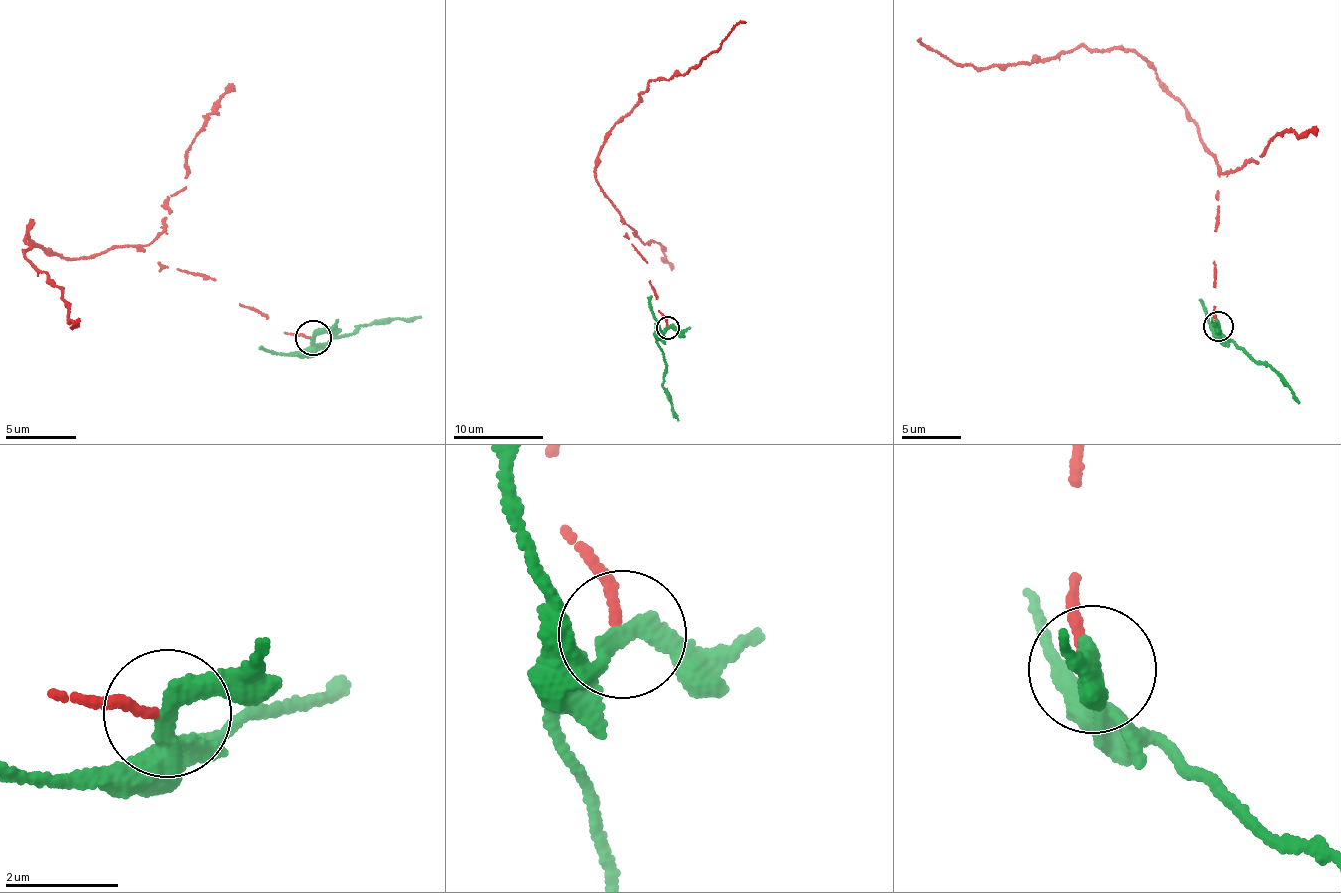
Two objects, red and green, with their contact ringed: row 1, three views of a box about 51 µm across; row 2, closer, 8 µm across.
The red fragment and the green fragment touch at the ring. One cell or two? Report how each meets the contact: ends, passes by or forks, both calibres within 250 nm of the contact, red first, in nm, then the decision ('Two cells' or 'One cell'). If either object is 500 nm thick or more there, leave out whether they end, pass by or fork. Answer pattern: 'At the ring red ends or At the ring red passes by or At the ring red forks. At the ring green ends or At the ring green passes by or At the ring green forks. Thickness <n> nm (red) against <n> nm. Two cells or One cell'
At the ring red ends. At the ring green passes by. Thickness 170 nm (red) against 280 nm. Two cells

